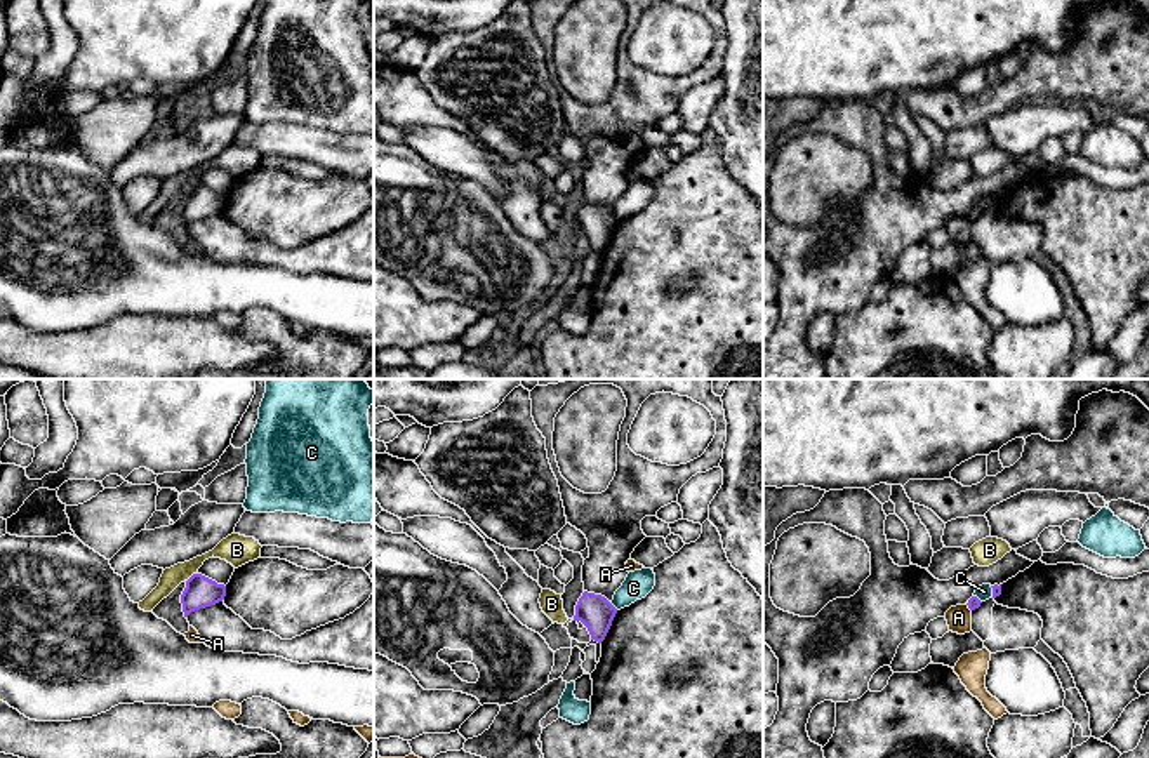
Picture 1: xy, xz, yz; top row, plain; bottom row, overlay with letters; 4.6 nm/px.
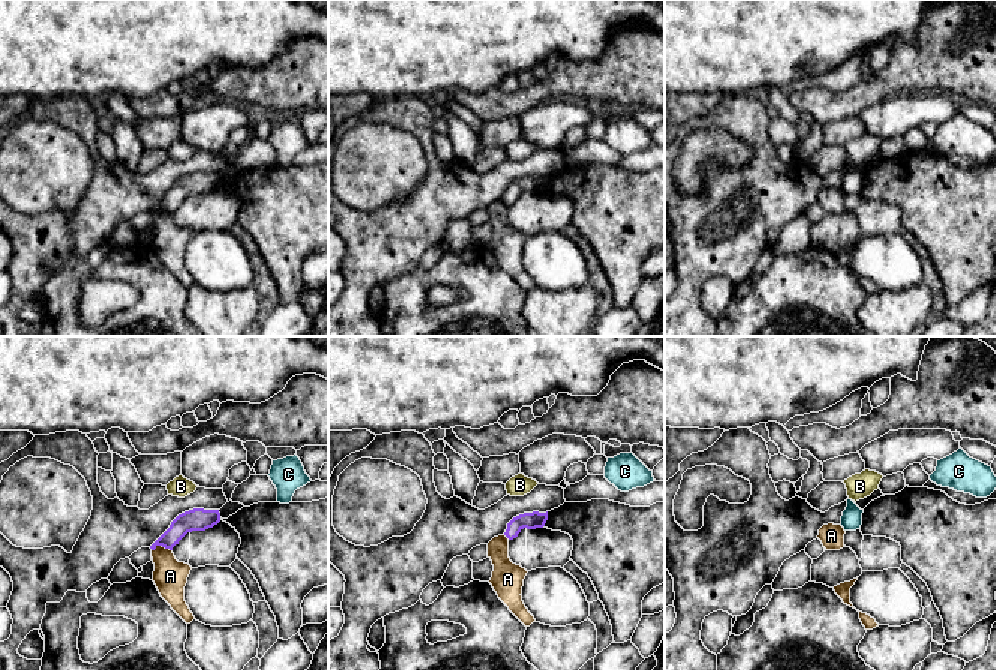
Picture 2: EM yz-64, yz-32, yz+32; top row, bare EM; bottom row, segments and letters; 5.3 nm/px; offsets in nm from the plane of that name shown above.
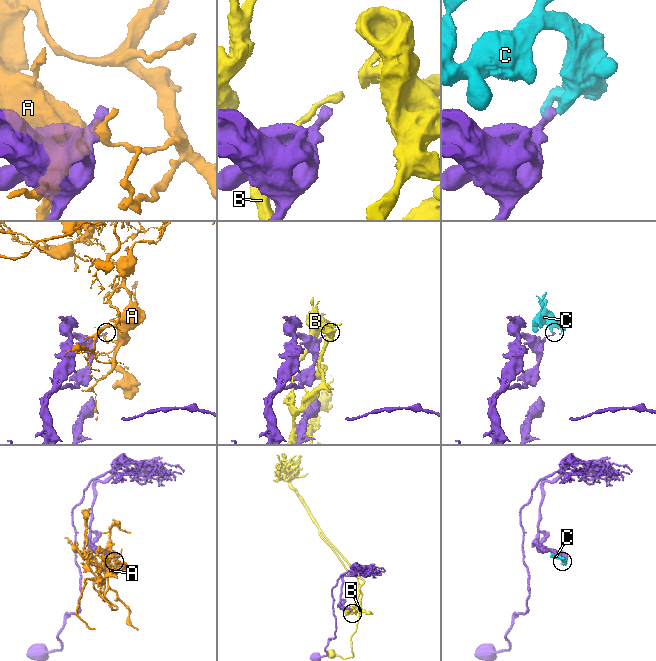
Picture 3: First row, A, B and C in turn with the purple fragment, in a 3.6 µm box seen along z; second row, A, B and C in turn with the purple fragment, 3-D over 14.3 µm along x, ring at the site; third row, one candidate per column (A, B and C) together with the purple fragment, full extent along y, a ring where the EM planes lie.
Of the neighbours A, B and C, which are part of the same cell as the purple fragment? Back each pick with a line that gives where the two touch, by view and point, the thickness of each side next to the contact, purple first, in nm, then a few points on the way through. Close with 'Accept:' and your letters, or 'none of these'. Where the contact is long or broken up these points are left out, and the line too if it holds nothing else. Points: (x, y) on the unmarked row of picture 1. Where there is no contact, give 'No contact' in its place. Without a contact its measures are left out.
Accept: none of these

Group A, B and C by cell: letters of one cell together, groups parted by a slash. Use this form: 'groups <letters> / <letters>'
groups A / B / C

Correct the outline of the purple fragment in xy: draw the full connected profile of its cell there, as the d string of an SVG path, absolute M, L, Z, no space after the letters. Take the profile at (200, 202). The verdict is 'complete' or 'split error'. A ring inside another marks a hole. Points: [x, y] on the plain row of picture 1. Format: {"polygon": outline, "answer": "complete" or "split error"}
{"polygon": "M193 184L186 191L186 198L181 205L183 223L188 228L191 223L216 216L226 207L226 196L217 195L216 191Z", "answer": "complete"}

